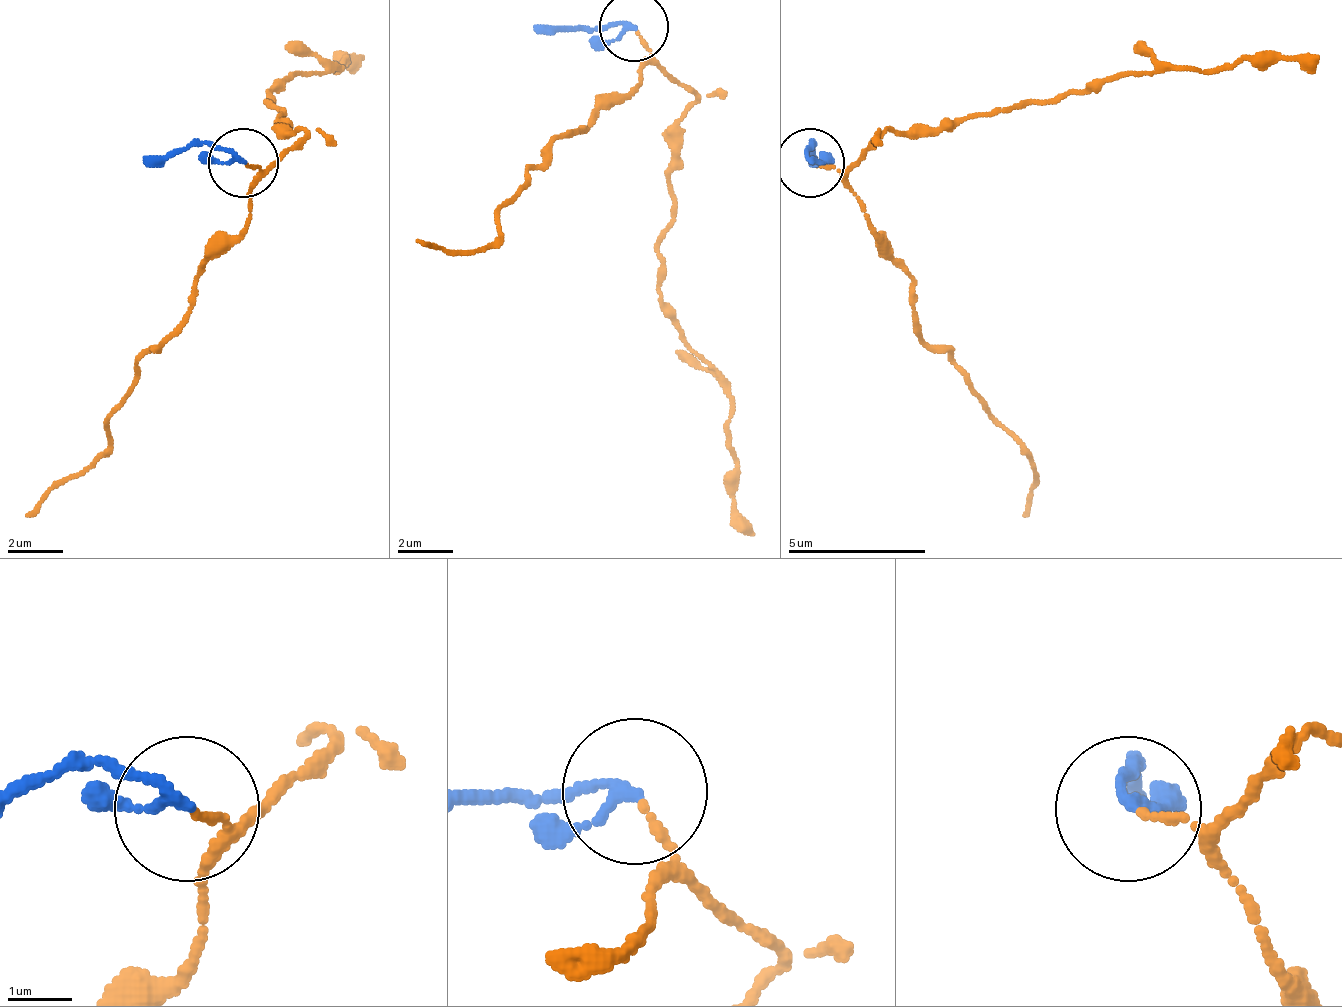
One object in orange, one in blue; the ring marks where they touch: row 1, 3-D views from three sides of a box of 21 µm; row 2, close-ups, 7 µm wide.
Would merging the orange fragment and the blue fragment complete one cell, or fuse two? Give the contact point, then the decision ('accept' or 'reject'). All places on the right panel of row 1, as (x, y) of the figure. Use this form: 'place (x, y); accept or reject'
place (809, 163); accept

